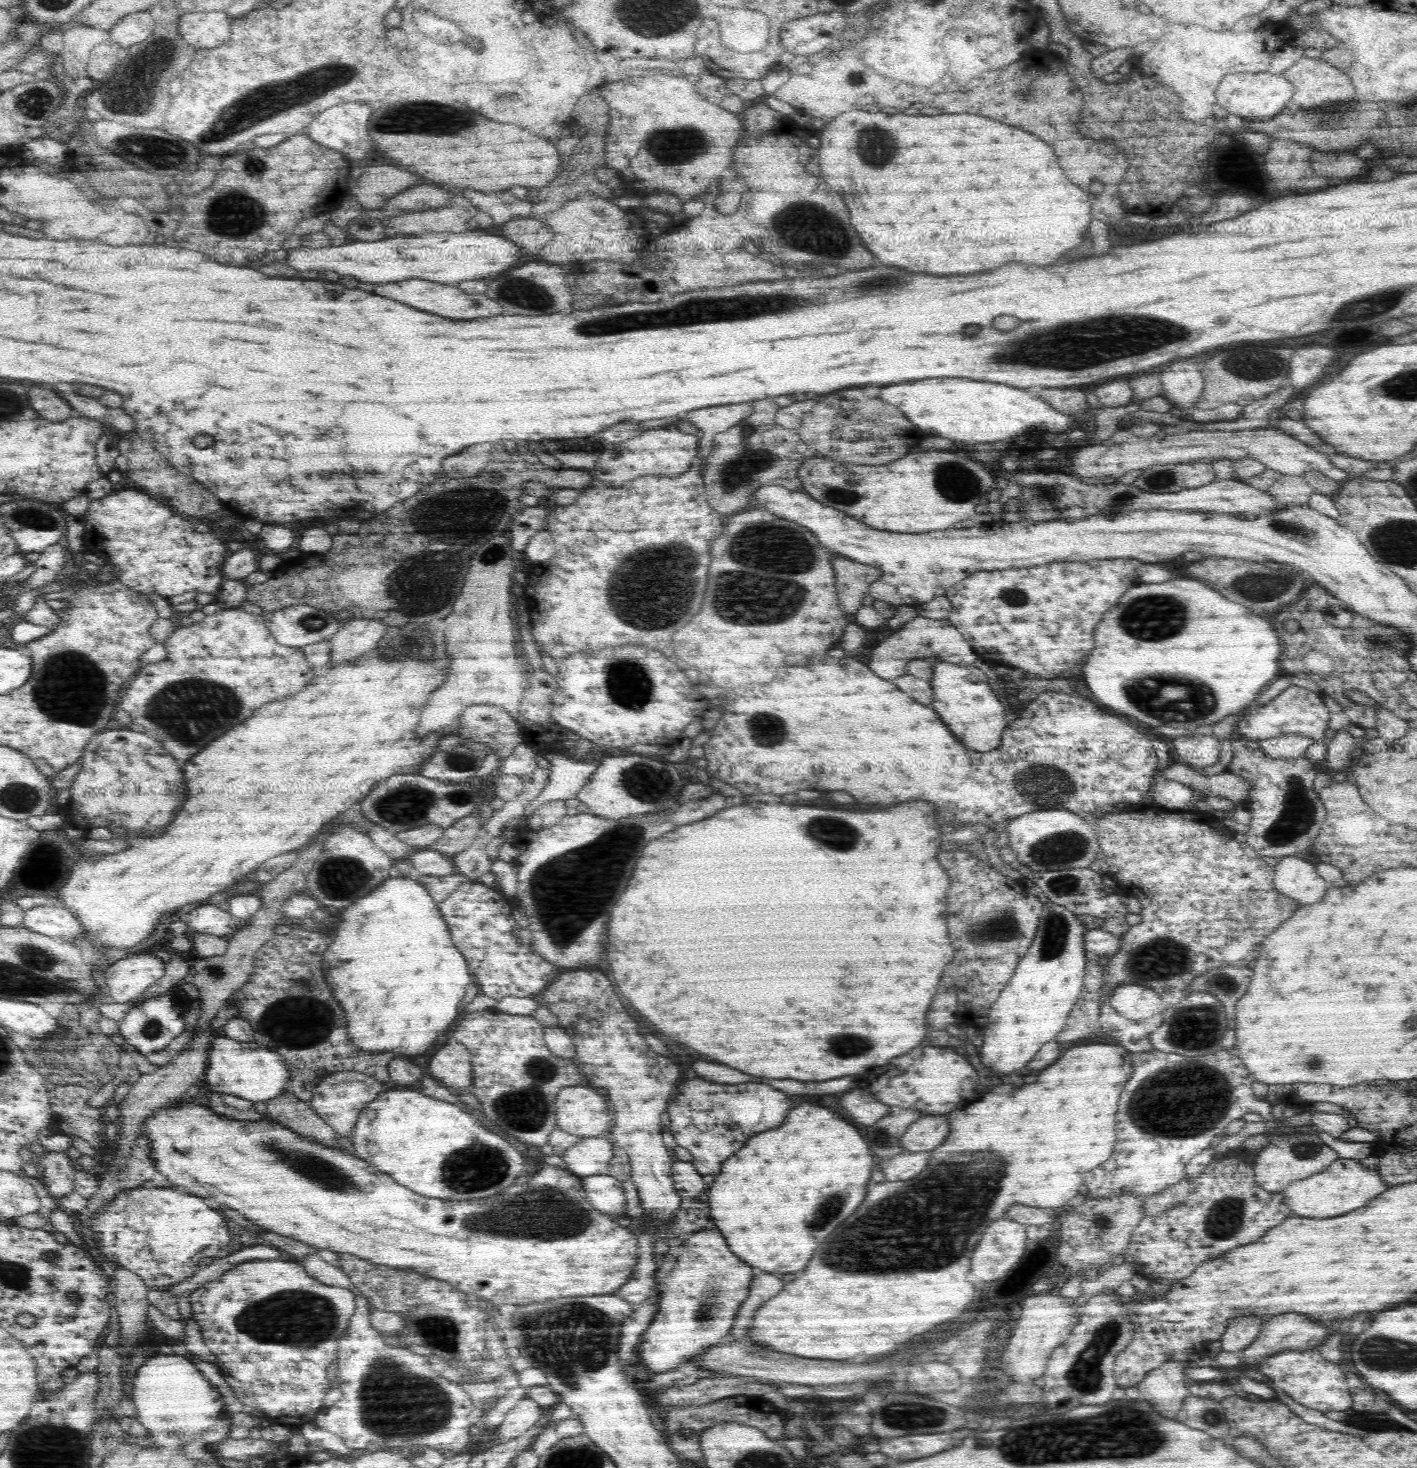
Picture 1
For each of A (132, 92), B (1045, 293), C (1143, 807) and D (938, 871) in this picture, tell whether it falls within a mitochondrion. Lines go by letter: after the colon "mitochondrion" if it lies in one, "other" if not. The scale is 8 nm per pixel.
A: mitochondrion
B: other
C: other
D: other

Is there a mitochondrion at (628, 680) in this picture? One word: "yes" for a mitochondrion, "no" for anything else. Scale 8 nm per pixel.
yes

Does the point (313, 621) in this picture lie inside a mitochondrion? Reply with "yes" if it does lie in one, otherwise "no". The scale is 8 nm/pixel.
yes

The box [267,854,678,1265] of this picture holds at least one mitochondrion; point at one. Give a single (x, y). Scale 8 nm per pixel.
(550, 1214)

